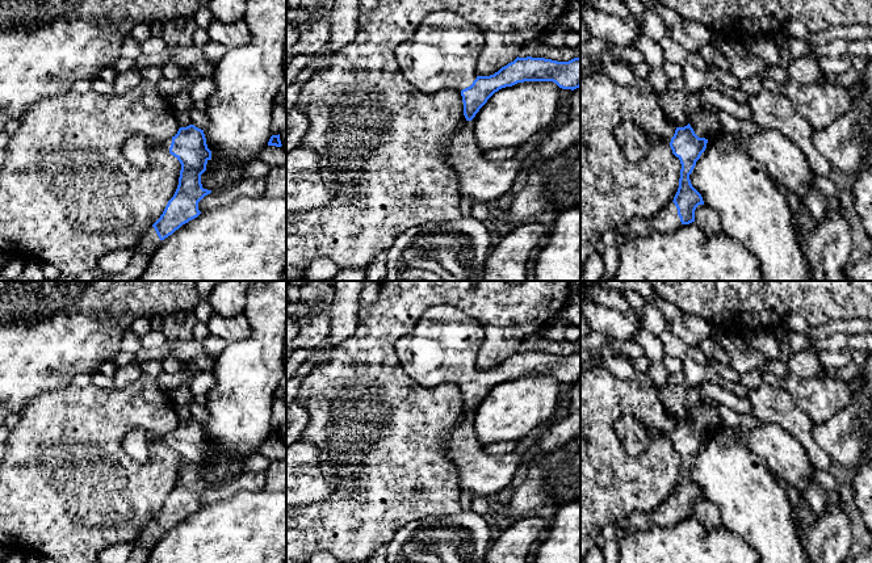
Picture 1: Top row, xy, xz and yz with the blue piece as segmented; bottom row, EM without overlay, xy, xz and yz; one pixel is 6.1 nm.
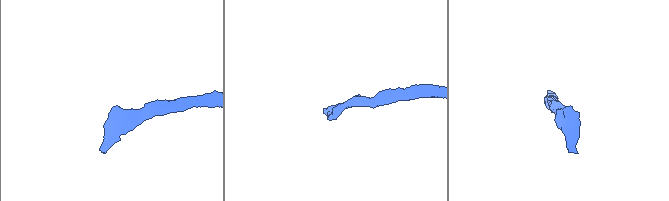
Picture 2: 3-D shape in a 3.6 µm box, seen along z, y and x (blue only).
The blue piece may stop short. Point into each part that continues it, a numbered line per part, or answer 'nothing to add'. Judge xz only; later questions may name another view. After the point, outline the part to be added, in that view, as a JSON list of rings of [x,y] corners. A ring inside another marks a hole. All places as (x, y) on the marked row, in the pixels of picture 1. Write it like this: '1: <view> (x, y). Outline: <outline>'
1: xz (441, 54). Outline: [[[450,10],[429,13],[414,35],[401,43],[397,62],[401,73],[420,92],[462,91],[477,79],[477,59],[486,37],[481,28]]]

